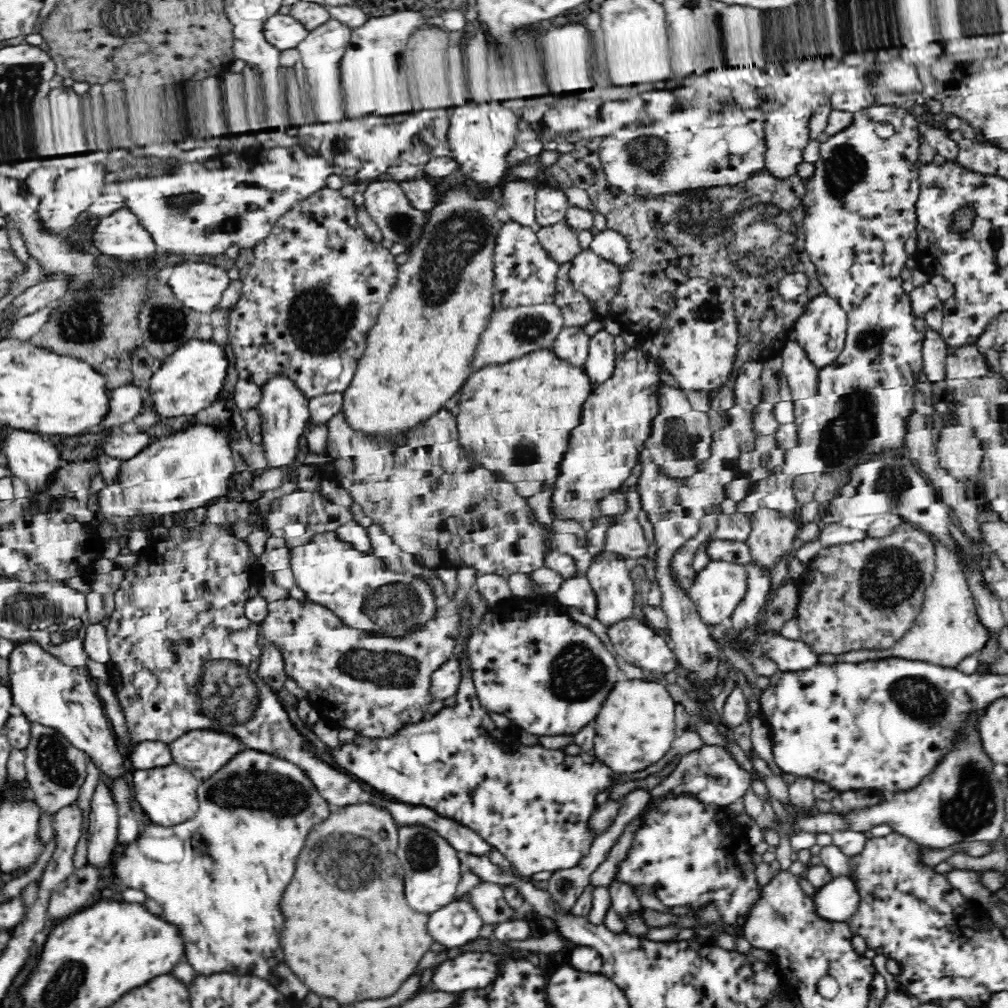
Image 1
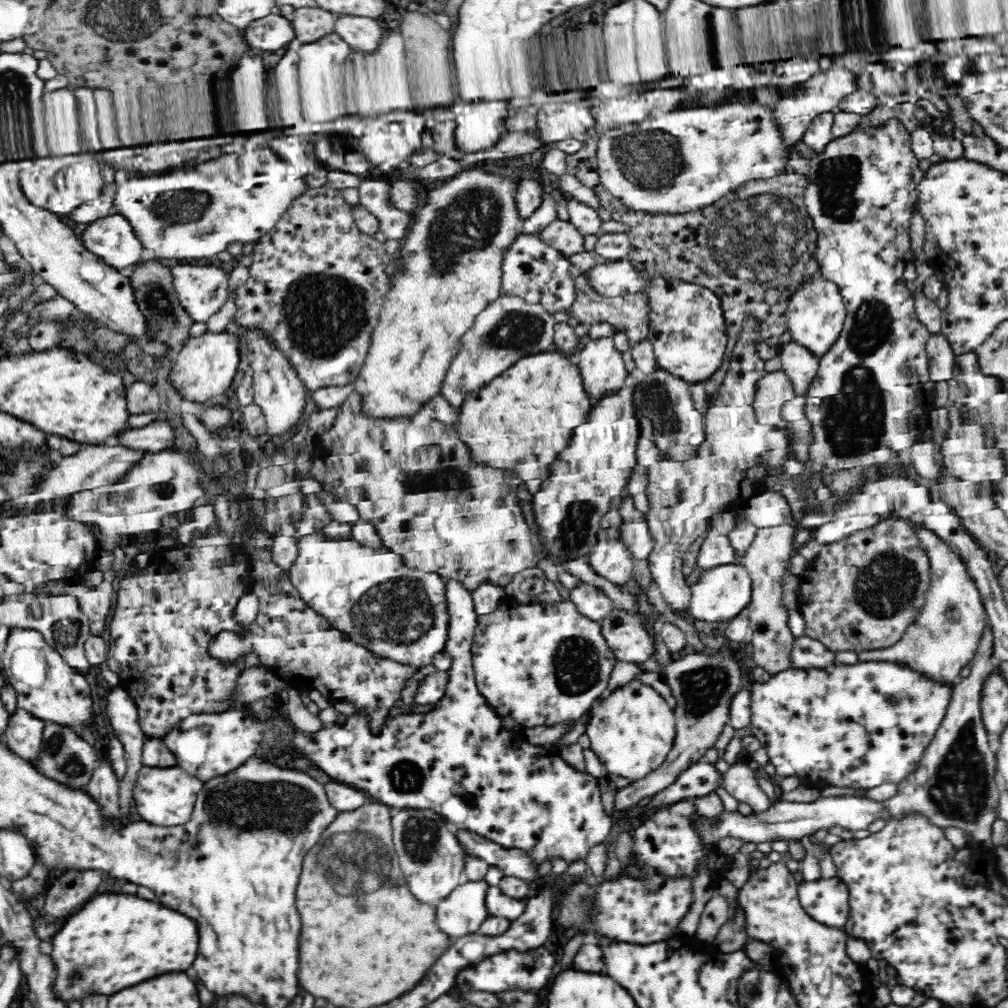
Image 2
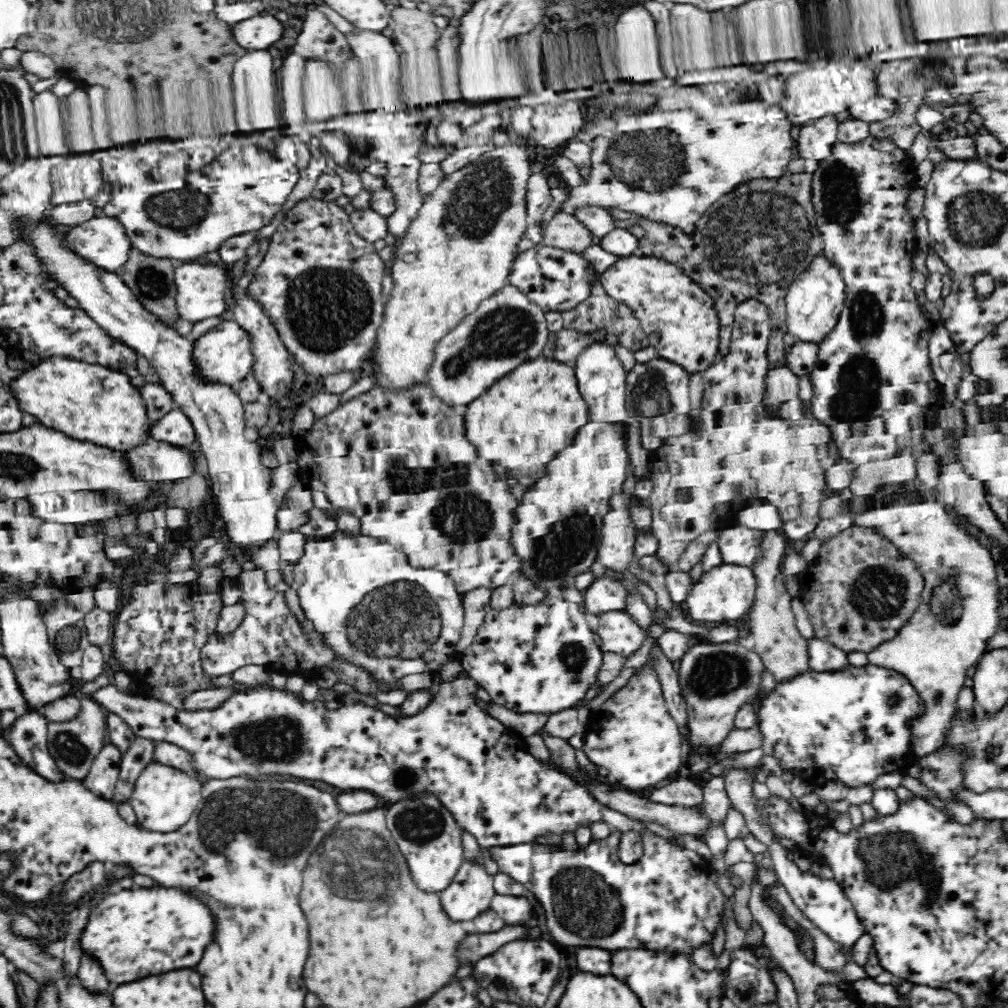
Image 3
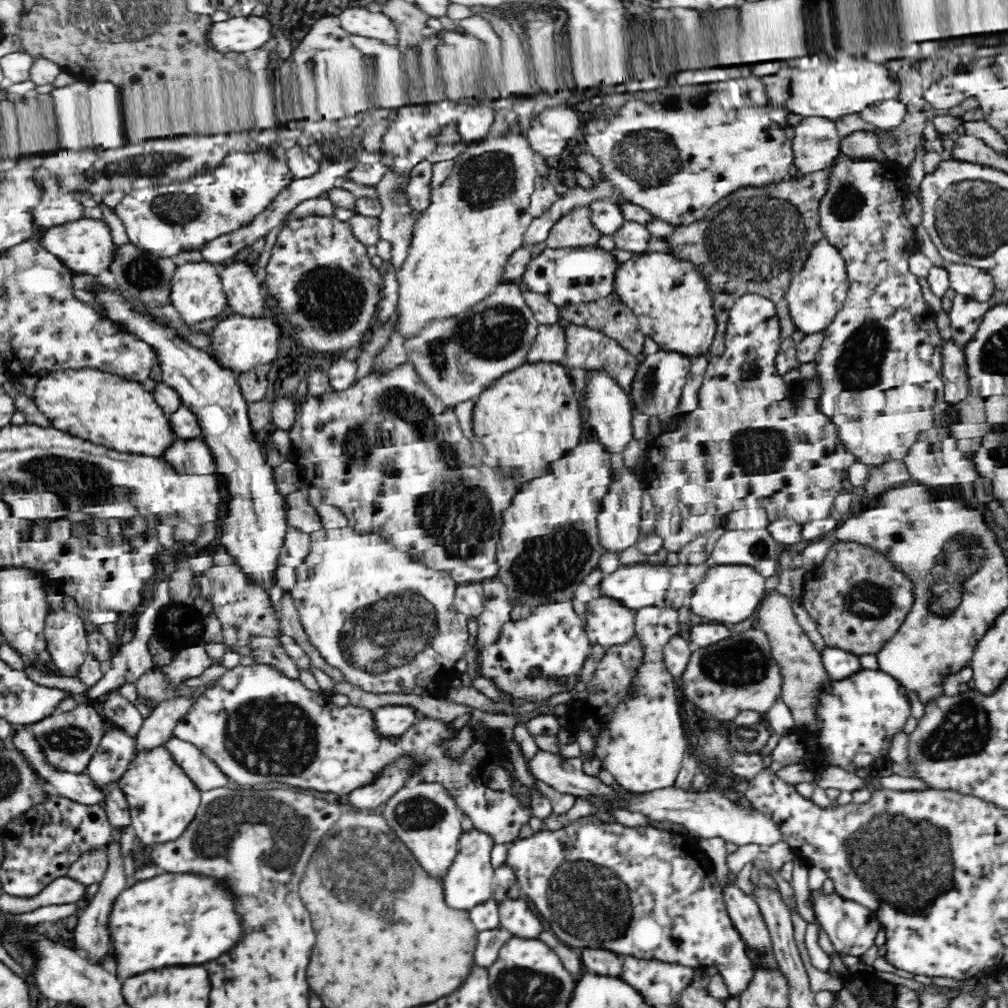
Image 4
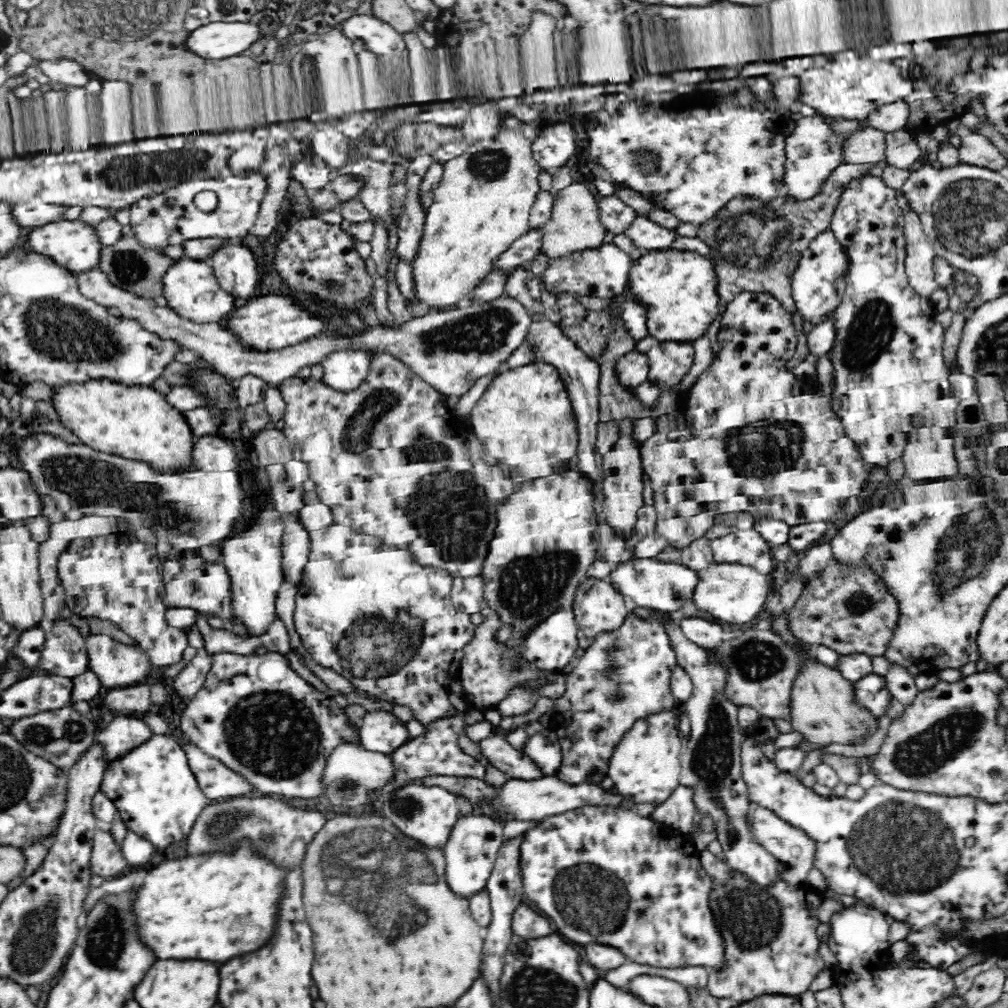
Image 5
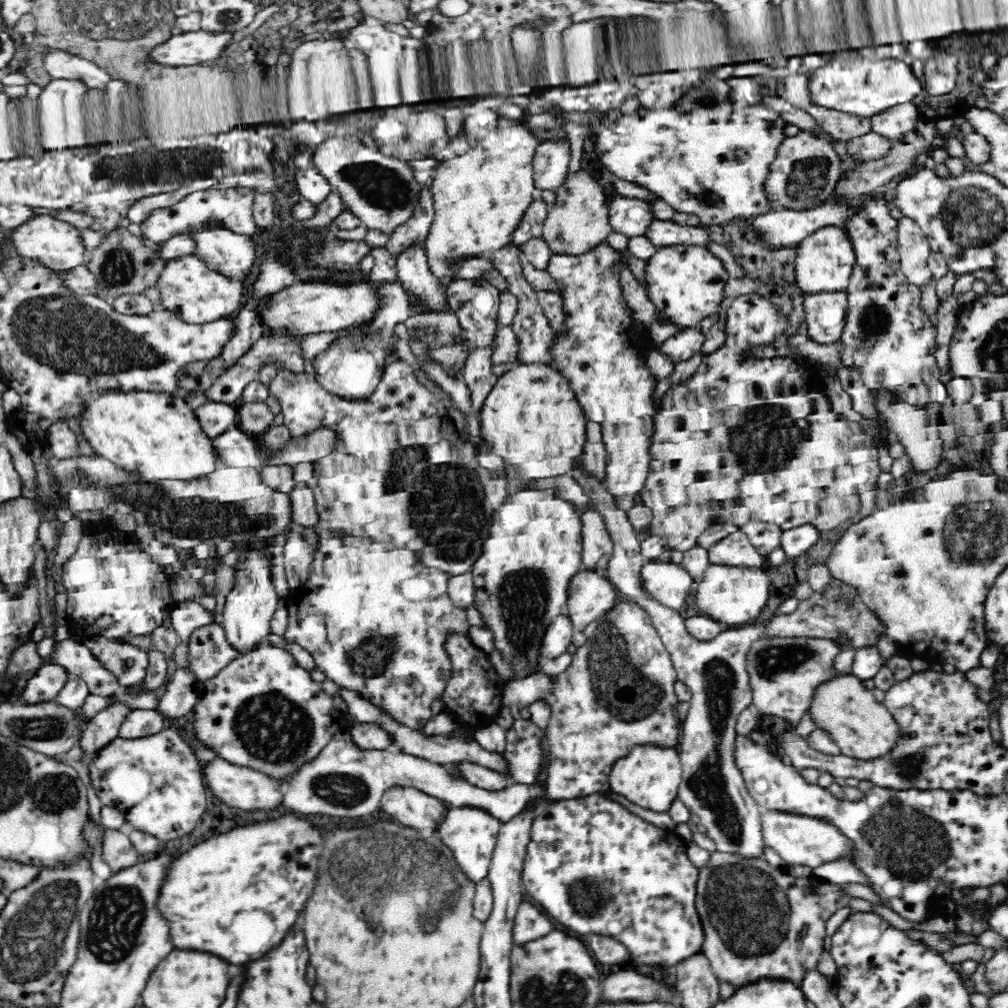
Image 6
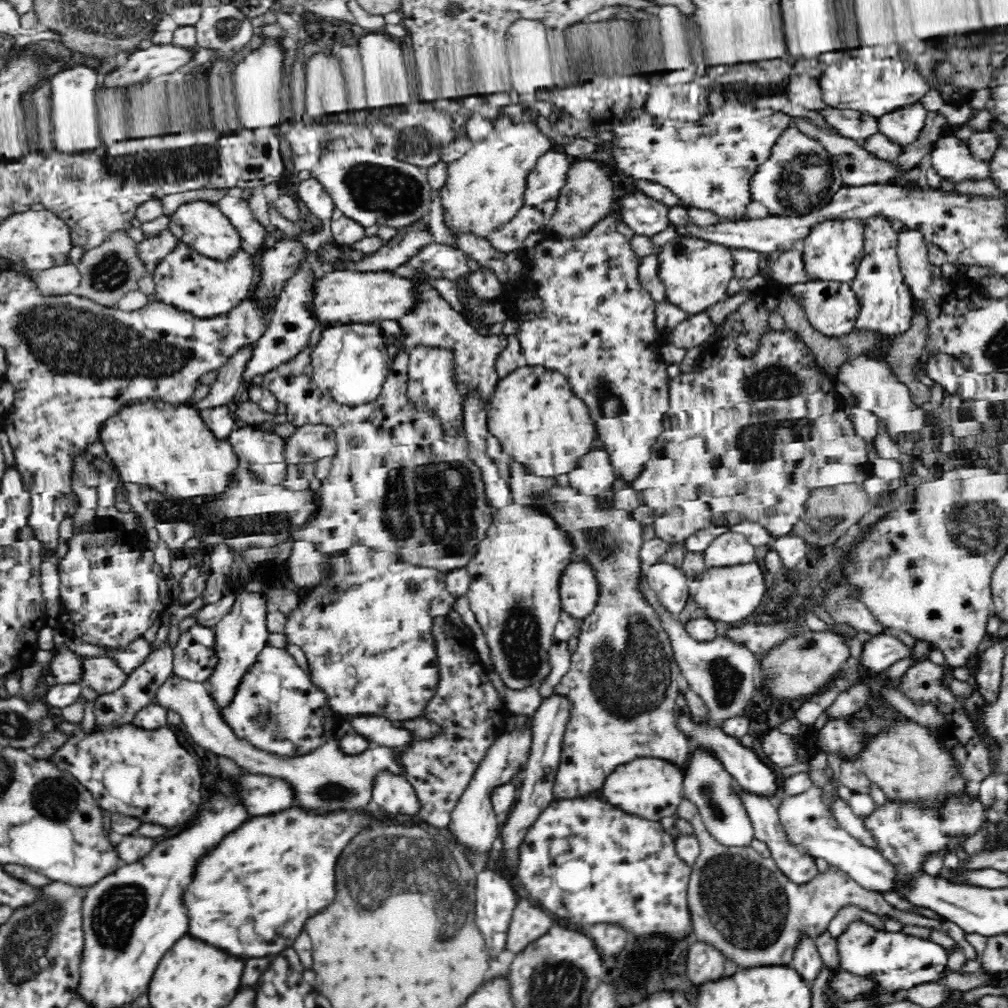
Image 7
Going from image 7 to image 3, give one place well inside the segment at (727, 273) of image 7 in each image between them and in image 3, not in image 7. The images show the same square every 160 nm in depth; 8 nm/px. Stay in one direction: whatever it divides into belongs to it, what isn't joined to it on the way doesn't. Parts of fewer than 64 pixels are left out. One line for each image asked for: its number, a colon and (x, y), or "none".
3: (680, 321)
4: (672, 306)
5: (677, 289)
6: (685, 283)

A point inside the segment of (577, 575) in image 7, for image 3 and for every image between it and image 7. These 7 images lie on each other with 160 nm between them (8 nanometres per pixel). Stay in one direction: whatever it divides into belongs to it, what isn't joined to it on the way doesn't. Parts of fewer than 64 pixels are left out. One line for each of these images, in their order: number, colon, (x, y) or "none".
3: (618, 632)
4: (608, 623)
5: (598, 608)
6: (590, 595)

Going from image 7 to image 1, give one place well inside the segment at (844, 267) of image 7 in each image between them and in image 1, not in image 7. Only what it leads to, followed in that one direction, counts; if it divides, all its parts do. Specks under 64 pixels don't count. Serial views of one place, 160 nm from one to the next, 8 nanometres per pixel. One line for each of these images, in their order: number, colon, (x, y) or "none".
1: (821, 331)
2: (816, 317)
3: (814, 303)
4: (815, 296)
5: (817, 288)
6: (824, 262)

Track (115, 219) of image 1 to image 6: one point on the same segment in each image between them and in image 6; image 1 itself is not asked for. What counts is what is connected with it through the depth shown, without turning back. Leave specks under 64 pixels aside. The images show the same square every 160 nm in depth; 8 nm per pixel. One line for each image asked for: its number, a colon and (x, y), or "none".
2: (112, 238)
3: (103, 240)
4: (87, 247)
5: (73, 244)
6: (57, 244)

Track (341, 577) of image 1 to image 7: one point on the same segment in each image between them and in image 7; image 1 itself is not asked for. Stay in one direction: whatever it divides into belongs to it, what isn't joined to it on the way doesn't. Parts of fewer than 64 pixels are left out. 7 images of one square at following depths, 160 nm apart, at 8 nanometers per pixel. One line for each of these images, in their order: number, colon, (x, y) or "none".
2: (398, 612)
3: (375, 608)
4: (389, 624)
5: (373, 614)
6: (359, 598)
7: (366, 630)

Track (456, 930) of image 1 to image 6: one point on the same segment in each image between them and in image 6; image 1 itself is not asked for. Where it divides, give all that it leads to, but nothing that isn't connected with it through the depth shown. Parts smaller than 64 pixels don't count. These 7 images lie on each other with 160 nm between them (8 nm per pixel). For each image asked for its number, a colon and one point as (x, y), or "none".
2: (461, 913)
3: (470, 894)
4: (469, 882)
5: (470, 854)
6: (471, 835)

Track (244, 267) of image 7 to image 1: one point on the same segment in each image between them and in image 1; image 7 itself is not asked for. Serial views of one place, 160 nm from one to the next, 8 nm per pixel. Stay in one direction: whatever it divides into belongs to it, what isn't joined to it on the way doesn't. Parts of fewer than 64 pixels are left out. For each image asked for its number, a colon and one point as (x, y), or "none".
1: (199, 287)
2: (203, 290)
3: (200, 295)
4: (198, 294)
5: (191, 289)
6: (193, 292)

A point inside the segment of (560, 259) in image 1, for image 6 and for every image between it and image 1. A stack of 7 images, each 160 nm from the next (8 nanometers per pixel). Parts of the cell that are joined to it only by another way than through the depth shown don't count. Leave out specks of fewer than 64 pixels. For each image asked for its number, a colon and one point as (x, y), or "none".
2: (564, 237)
3: (563, 231)
4: (575, 230)
5: (574, 226)
6: (578, 223)

